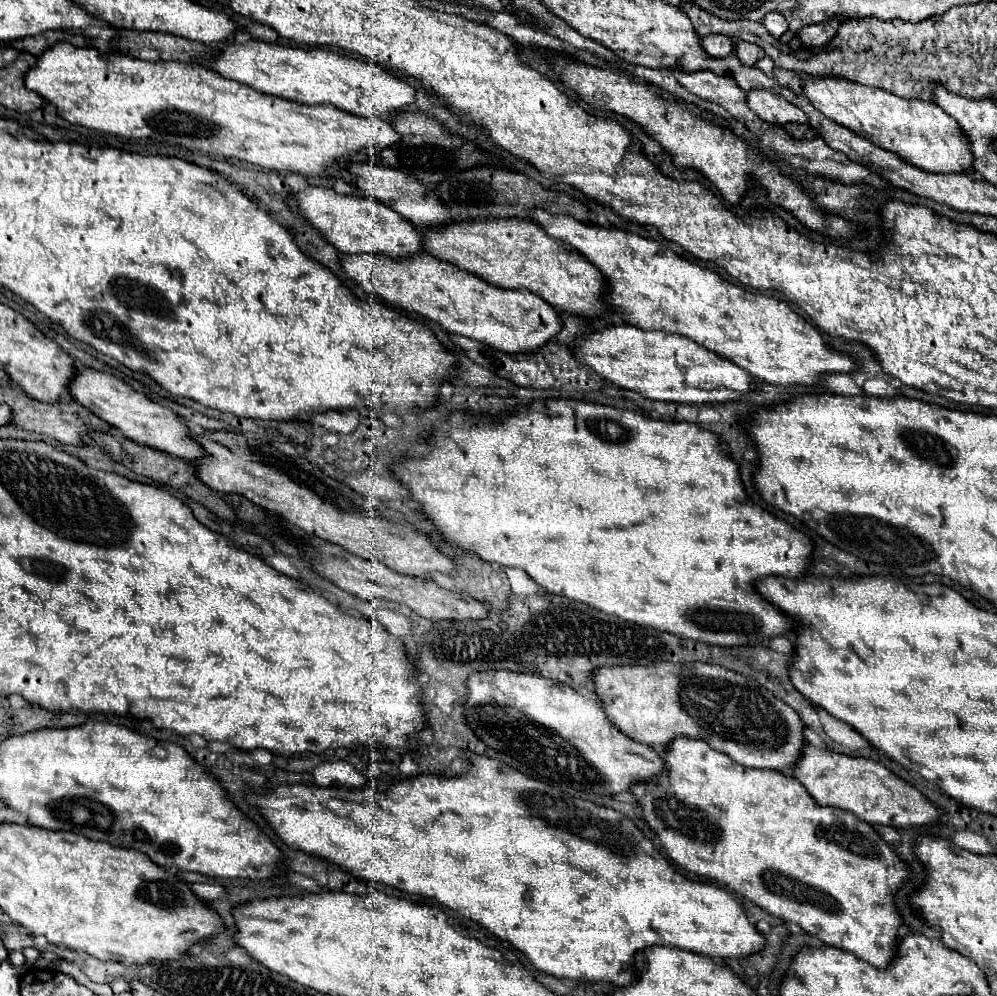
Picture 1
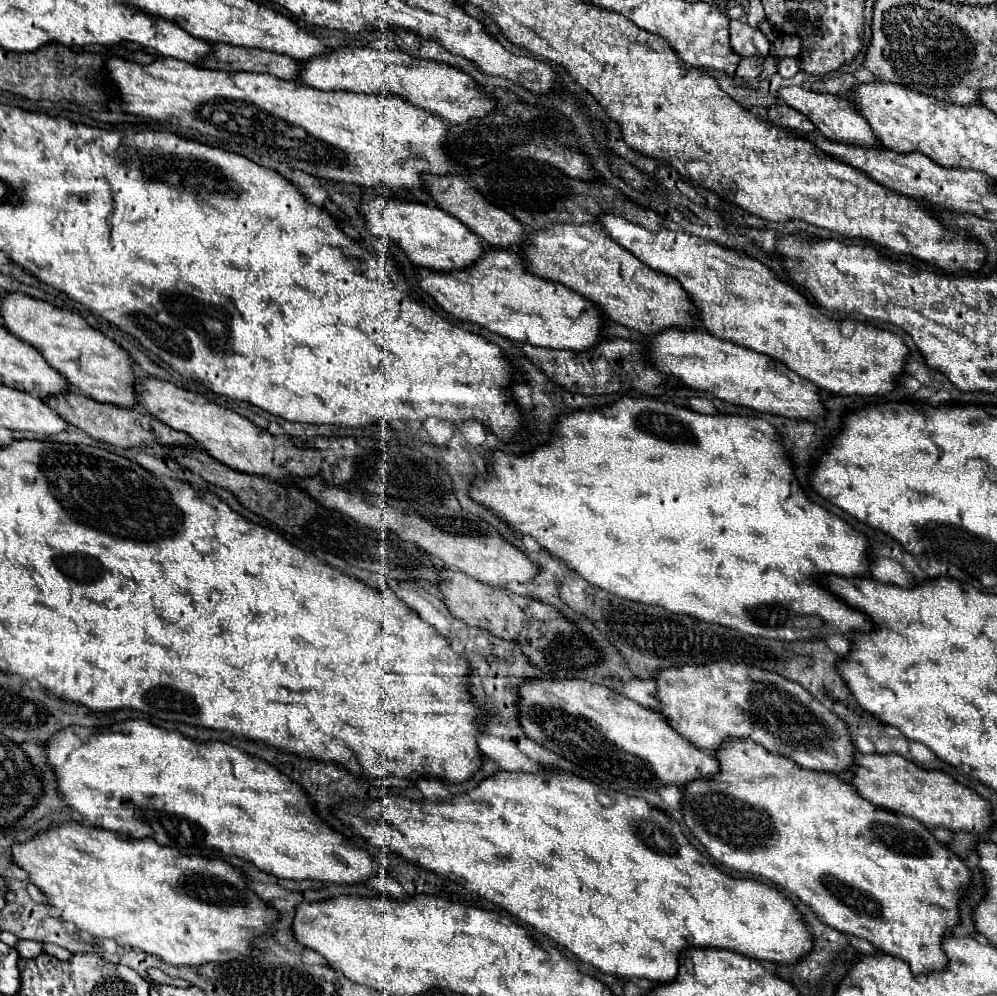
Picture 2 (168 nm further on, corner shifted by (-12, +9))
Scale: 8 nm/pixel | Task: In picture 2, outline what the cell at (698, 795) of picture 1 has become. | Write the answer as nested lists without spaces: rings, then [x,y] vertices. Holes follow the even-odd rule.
[[[726,739],[722,743],[722,749],[718,751],[716,759],[720,765],[720,771],[716,775],[694,779],[680,787],[682,789],[684,823],[692,831],[692,835],[704,845],[704,849],[708,851],[708,855],[714,861],[722,863],[728,869],[760,875],[760,877],[776,883],[778,887],[796,895],[804,905],[808,905],[818,915],[818,919],[822,923],[826,923],[842,933],[862,937],[862,939],[870,941],[876,949],[906,961],[914,975],[918,975],[922,971],[932,971],[932,969],[940,971],[942,967],[946,967],[946,955],[940,949],[940,941],[942,941],[944,933],[948,931],[948,927],[952,929],[958,925],[958,893],[962,891],[962,887],[966,887],[970,883],[970,871],[952,851],[948,851],[944,845],[940,845],[920,821],[878,809],[872,803],[862,801],[862,797],[856,795],[856,789],[850,783],[838,779],[836,775],[802,769],[796,763],[782,759],[782,755],[770,755],[770,751],[766,751],[762,745],[750,743],[750,739]]]

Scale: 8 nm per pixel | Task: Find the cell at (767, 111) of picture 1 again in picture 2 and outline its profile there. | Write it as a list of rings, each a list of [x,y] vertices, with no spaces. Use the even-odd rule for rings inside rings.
[[[782,87],[776,93],[776,101],[782,103],[782,105],[788,105],[788,107],[800,111],[800,113],[804,113],[826,139],[854,143],[854,145],[864,145],[864,147],[876,147],[876,145],[880,145],[878,139],[876,139],[876,135],[872,133],[870,125],[854,111],[854,105],[850,101],[842,99],[842,97],[814,93],[814,91],[802,89],[802,87]]]

